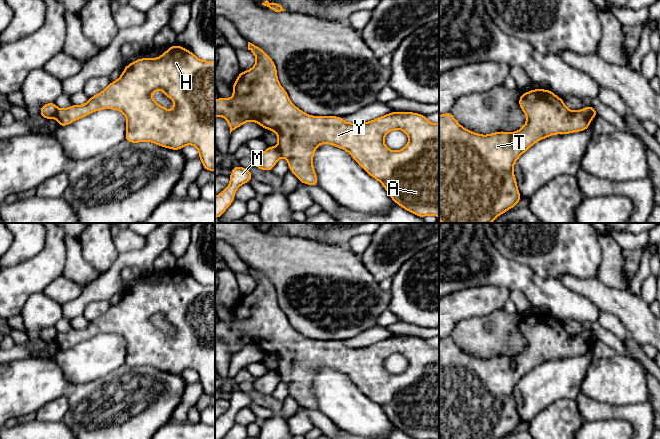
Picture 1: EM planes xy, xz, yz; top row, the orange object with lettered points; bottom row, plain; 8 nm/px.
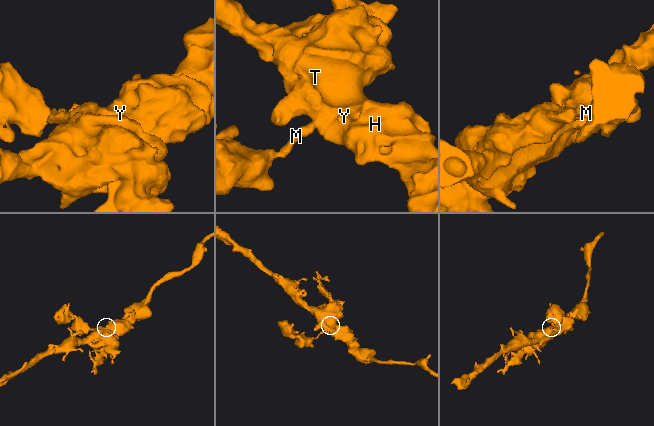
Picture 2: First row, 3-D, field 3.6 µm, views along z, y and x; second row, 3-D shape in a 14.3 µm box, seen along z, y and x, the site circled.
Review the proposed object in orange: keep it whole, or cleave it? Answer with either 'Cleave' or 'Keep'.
Cleave

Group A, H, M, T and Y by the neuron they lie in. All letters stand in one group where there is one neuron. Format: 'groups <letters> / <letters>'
groups A H T Y / M

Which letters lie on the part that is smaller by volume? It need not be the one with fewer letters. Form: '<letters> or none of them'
M

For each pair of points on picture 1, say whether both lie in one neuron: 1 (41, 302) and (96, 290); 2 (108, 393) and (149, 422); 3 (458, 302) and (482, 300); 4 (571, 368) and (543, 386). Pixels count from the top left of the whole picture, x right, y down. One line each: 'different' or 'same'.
1: different
2: same
3: same
4: same

